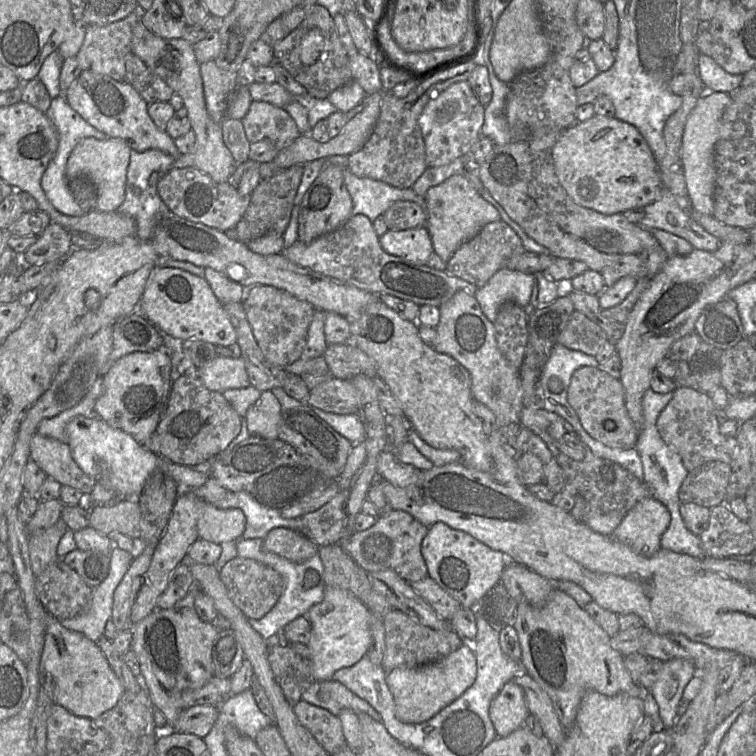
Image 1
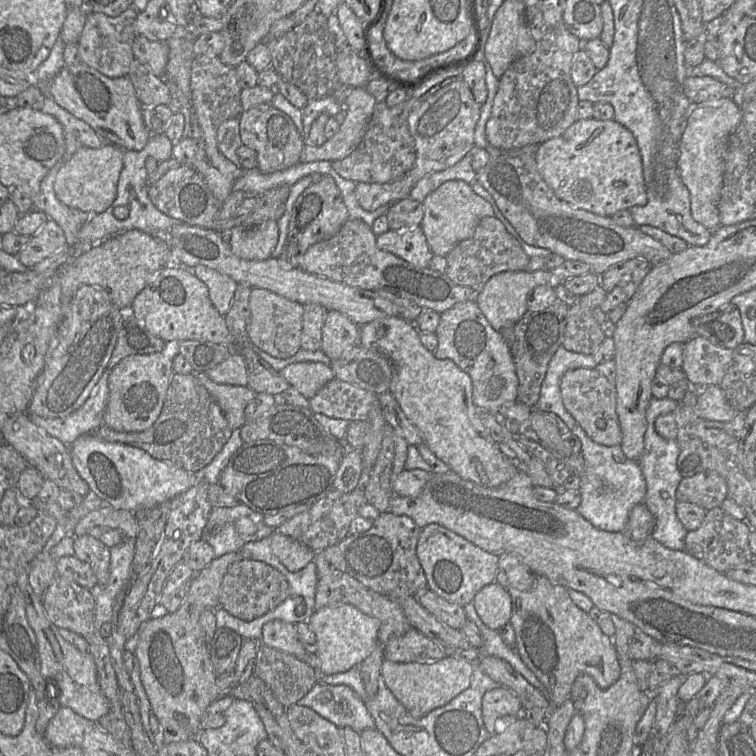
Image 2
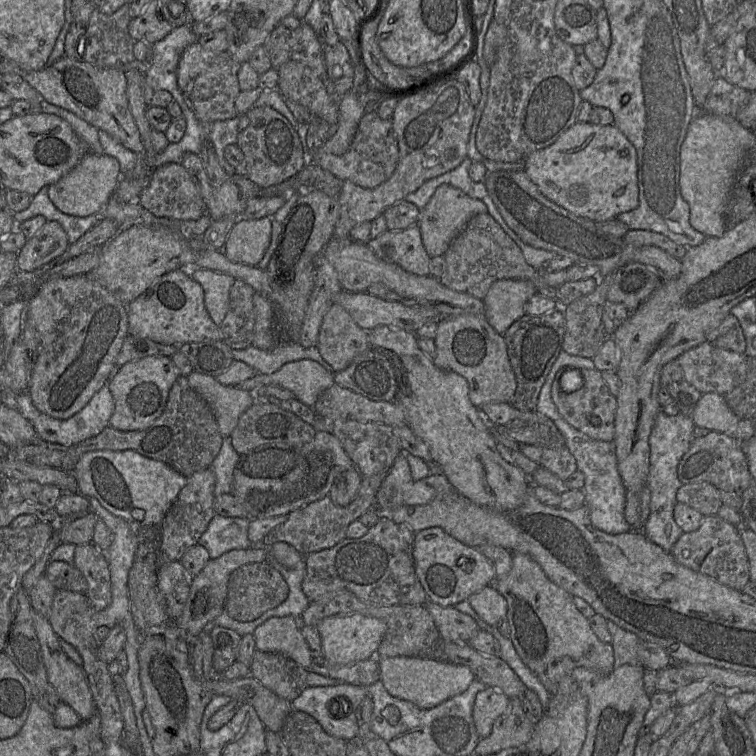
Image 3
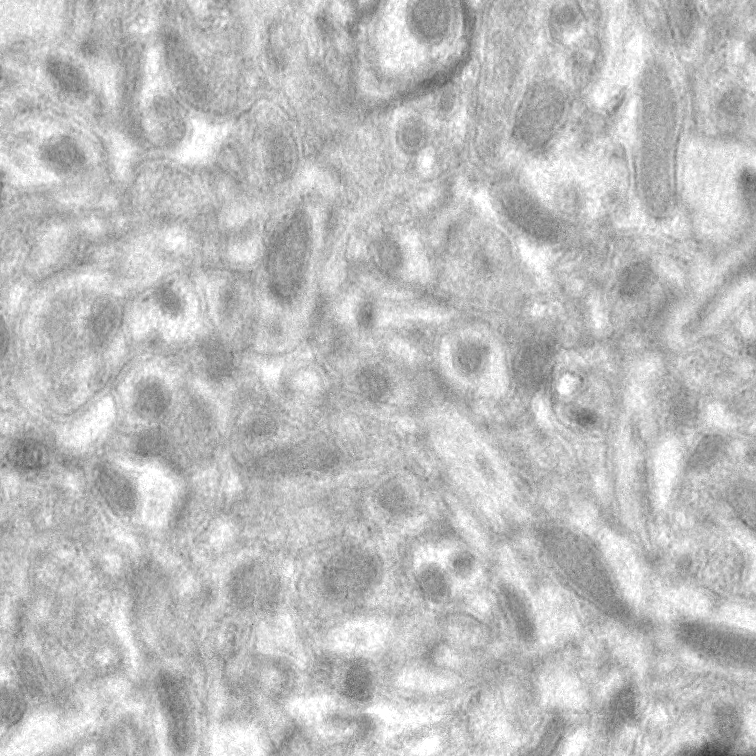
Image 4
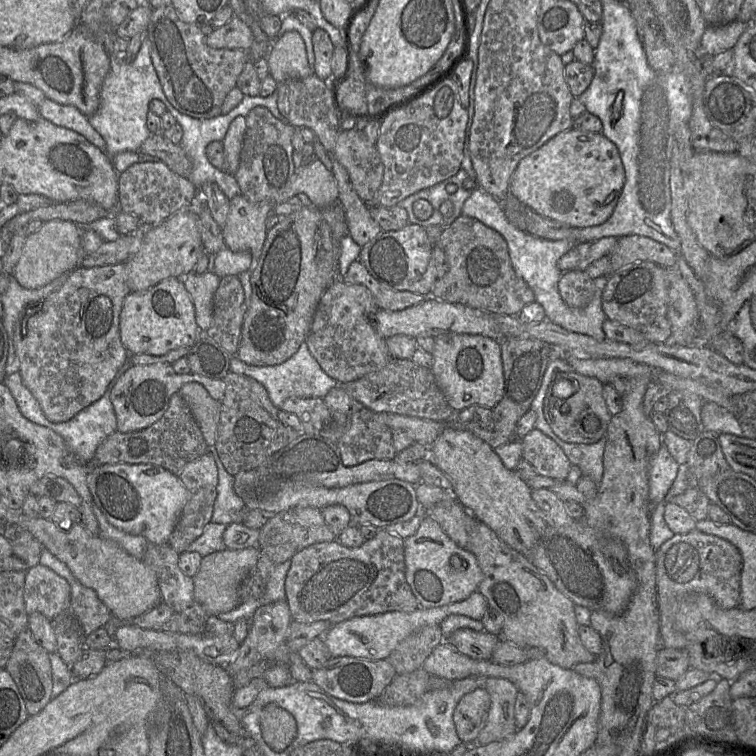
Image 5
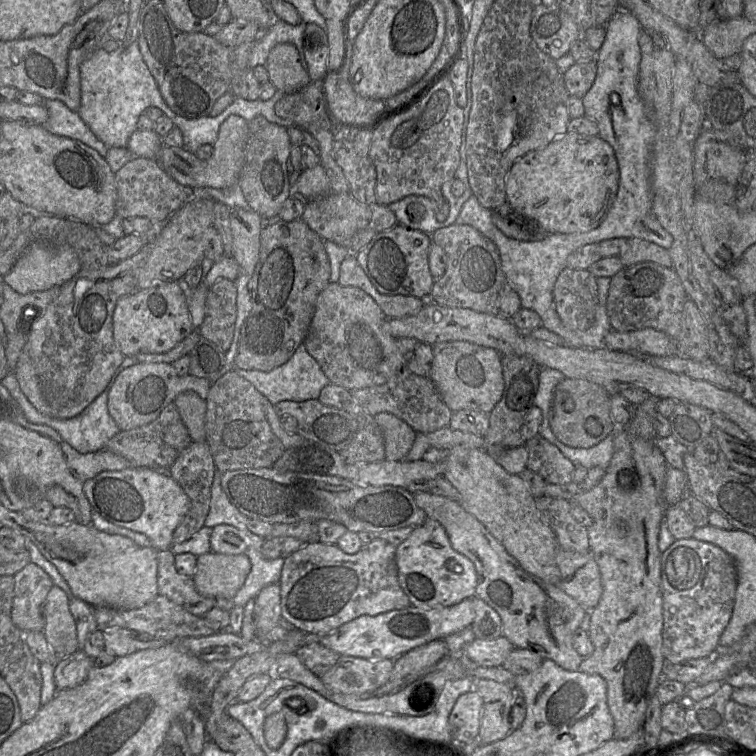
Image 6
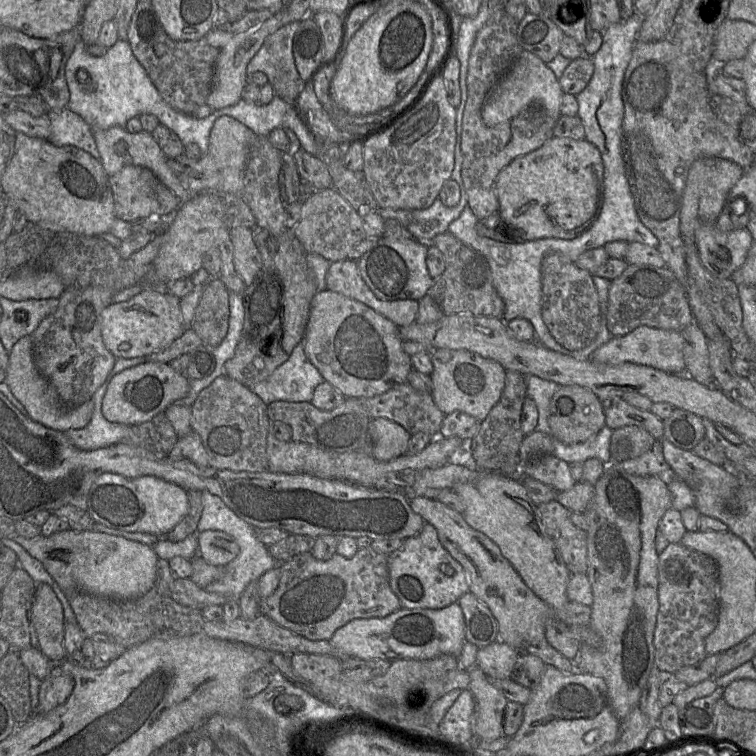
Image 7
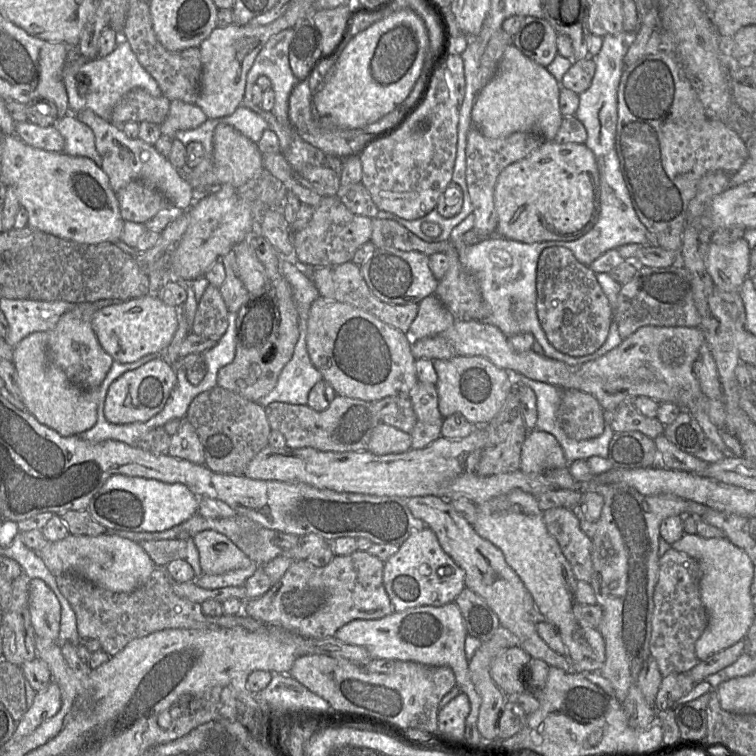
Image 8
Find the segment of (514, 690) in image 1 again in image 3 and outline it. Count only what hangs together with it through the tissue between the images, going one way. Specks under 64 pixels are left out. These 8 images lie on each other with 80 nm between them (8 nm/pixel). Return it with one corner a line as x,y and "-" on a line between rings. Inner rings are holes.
487,687
477,694
472,716
481,739
491,734
493,723
505,713
509,702
510,698
507,695
492,687

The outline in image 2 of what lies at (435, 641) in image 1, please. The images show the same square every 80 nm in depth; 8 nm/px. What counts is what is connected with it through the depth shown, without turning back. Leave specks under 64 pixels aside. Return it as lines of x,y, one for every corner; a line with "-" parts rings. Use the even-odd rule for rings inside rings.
415,628
384,645
384,659
396,663
432,663
445,657
440,645

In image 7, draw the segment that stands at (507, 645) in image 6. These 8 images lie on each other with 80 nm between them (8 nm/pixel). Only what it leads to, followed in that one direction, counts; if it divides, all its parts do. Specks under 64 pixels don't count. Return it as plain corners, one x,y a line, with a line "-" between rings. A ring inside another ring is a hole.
497,640
479,648
476,655
478,666
489,679
511,678
514,665
520,655
513,647

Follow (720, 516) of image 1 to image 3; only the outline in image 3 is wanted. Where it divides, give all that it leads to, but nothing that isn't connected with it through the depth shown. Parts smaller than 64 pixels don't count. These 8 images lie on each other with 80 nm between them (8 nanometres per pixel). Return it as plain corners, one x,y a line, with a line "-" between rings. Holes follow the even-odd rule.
717,515
705,516
697,530
683,533
670,553
679,564
734,590
742,591
750,581
748,558
739,529

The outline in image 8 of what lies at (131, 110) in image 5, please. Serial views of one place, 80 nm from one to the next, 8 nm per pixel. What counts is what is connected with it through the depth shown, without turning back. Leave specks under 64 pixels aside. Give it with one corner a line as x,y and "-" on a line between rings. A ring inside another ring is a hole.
121,38
115,49
102,58
84,59
76,49
71,49
71,55
67,62
68,65
63,69
63,82
71,113
90,109
102,119
110,121
114,106
131,89
144,89
154,97
162,95
158,83
141,66
129,42
125,39
-
79,86
85,87
86,90
80,93

